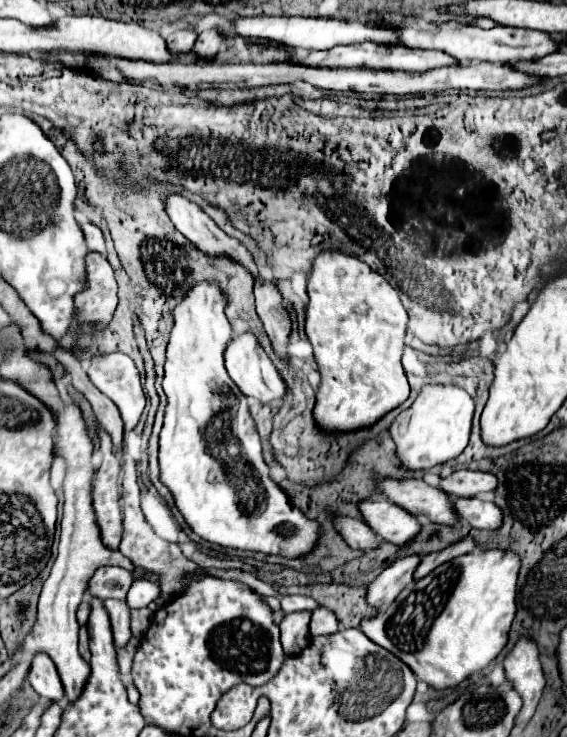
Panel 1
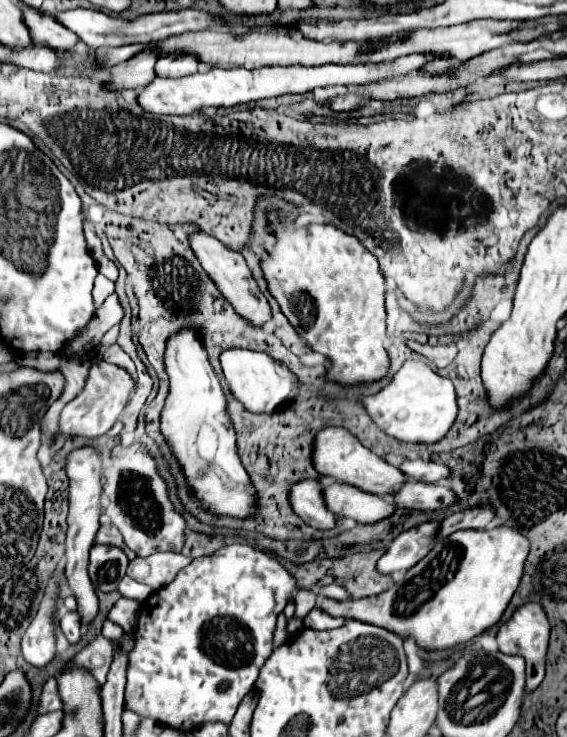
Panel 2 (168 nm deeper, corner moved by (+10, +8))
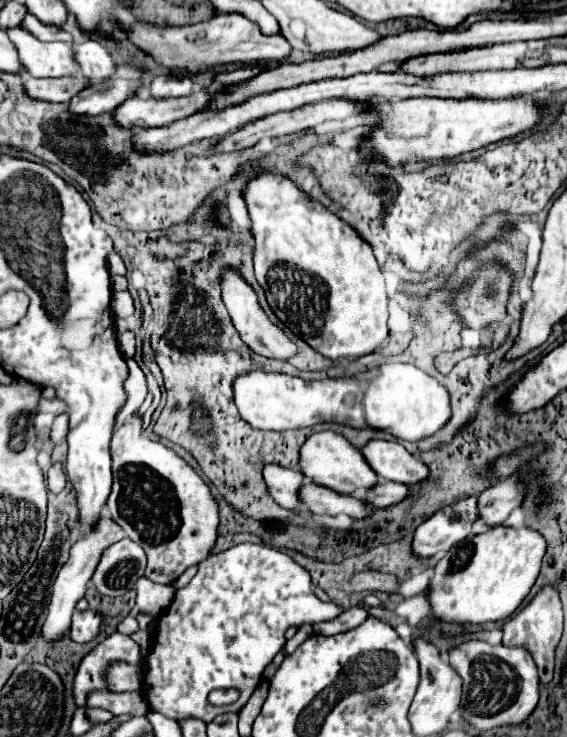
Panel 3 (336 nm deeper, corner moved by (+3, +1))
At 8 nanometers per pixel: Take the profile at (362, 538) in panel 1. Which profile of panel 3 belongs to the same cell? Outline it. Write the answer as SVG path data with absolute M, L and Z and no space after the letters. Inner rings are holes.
M267 465L263 469L263 477L265 483L269 487L269 493L273 495L273 499L289 509L289 511L297 511L299 509L299 487L303 487L303 473L293 471L293 469L285 469L279 465Z

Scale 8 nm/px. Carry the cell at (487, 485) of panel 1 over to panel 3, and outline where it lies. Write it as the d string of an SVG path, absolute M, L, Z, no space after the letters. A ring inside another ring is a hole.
M369 441L361 453L373 471L389 481L415 485L427 479L427 465L415 459L401 443L395 441Z

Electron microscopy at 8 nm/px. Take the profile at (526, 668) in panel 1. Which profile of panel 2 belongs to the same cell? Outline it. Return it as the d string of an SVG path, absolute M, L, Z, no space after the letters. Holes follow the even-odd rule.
M528 602L516 608L512 618L504 622L498 630L498 646L504 654L516 654L526 660L526 688L536 688L544 678L544 662L548 652L548 640L550 640L550 622L548 616L538 602Z

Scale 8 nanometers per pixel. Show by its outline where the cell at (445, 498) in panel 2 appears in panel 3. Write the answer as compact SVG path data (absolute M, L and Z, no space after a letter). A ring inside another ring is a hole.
M383 481L367 493L367 501L371 507L379 509L379 507L391 507L395 503L401 503L403 499L407 499L407 495L411 495L411 489L407 485L395 481Z

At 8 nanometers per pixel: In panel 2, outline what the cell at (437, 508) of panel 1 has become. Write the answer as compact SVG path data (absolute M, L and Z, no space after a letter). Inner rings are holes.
M336 426L322 428L314 436L314 444L312 444L312 464L314 464L314 470L318 474L332 476L338 482L356 486L356 488L360 488L364 492L370 492L370 494L376 494L376 496L392 494L394 488L406 480L404 474L396 466L388 464L384 458L380 458L372 450L364 448L358 442L358 438L352 436L346 428L336 428Z

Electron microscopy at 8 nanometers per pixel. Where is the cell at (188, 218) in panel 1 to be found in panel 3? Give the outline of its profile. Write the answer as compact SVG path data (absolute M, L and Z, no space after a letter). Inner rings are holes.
M225 269L223 275L221 275L221 295L223 295L223 303L229 311L229 317L235 325L235 329L239 331L241 339L259 355L263 357L273 357L273 359L289 359L297 353L297 347L295 343L285 335L285 331L275 325L267 313L263 311L259 299L257 299L257 293L255 289L243 279L243 275L239 275L237 269Z

